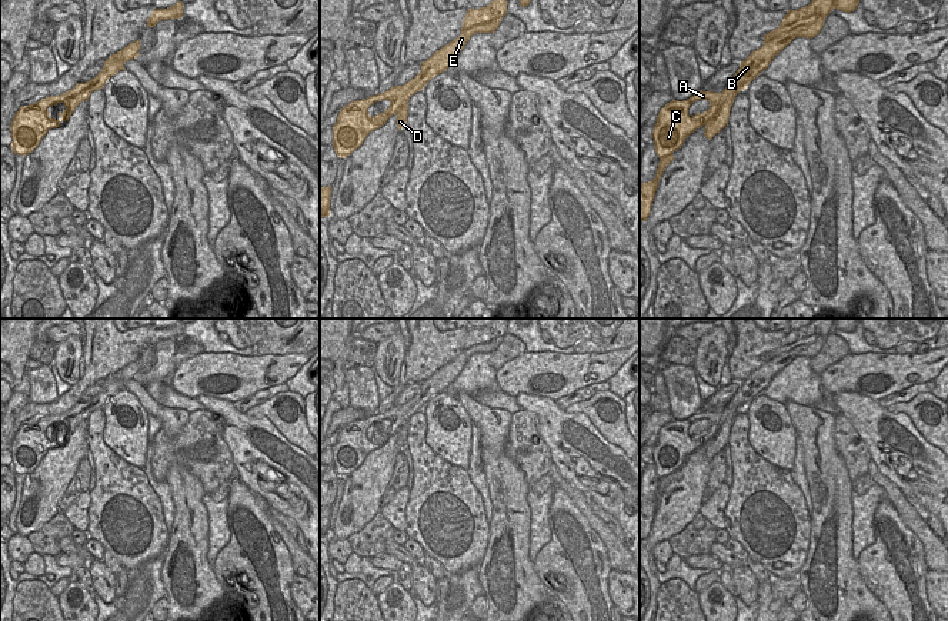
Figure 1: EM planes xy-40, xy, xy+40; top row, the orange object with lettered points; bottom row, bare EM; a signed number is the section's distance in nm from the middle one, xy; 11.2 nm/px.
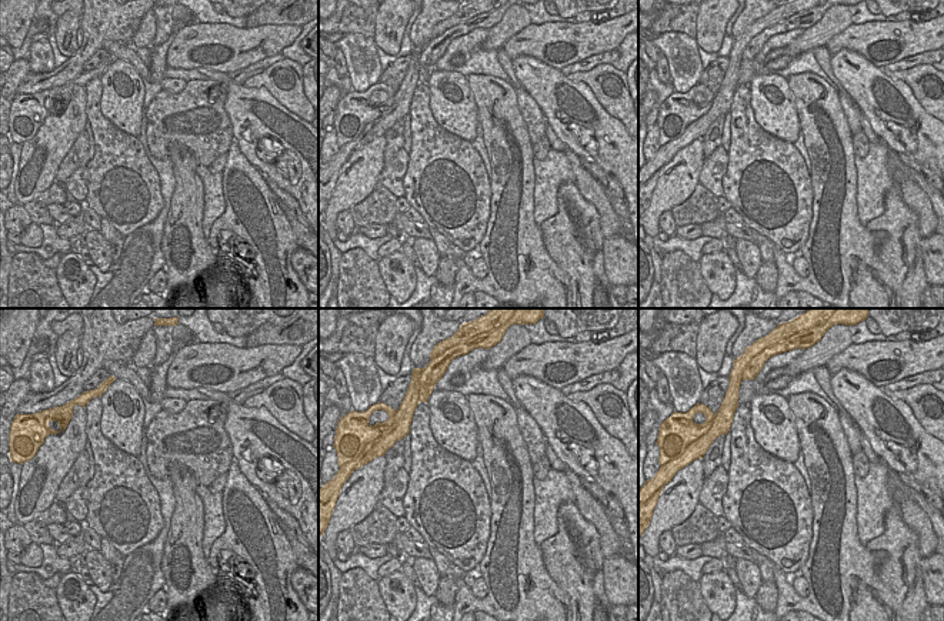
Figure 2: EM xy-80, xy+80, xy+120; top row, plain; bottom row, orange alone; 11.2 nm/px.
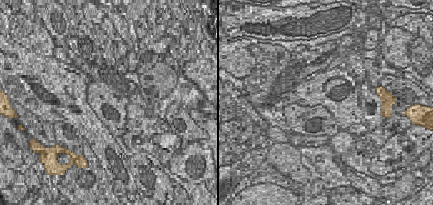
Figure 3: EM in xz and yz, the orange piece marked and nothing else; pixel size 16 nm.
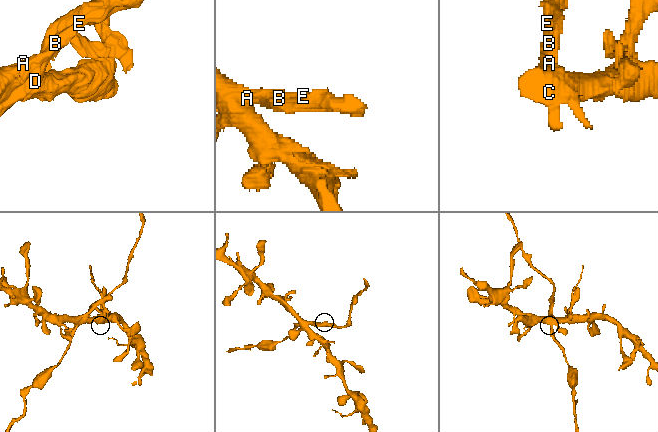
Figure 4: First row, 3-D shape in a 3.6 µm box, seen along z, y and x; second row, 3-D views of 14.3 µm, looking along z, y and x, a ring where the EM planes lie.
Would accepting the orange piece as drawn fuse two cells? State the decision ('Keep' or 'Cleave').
Cleave.

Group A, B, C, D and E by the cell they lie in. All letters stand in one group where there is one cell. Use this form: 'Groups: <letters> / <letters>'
Groups: A B C E / D.

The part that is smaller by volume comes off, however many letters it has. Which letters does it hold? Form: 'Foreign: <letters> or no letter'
Foreign: D

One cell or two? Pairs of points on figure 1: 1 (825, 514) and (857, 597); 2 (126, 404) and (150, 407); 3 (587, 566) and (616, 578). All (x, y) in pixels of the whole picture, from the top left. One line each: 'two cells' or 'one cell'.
1: one cell
2: two cells
3: two cells

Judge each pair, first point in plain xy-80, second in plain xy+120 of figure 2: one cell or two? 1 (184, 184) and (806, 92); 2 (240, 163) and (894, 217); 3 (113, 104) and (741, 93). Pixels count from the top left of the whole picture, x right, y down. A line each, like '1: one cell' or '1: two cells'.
1: one cell
2: one cell
3: two cells

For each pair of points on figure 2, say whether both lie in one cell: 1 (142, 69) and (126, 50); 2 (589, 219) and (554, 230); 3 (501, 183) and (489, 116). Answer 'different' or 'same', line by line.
1: same
2: same
3: same

